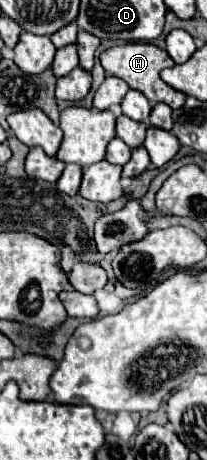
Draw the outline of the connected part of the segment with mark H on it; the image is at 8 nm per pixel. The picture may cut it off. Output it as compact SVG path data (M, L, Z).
M125 43L125 45L117 45L117 47L111 47L107 51L101 53L101 65L105 69L105 73L109 75L115 75L119 79L123 79L131 89L135 91L141 91L151 105L155 103L167 103L171 109L179 109L183 107L185 103L185 95L171 89L167 83L161 81L159 73L161 69L165 67L173 67L173 59L167 55L167 51L151 45L151 43Z

